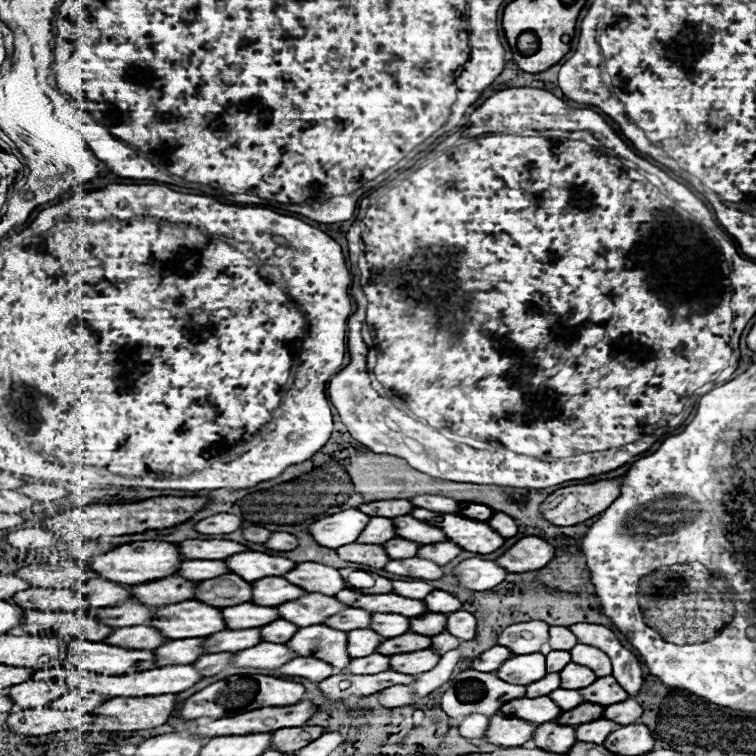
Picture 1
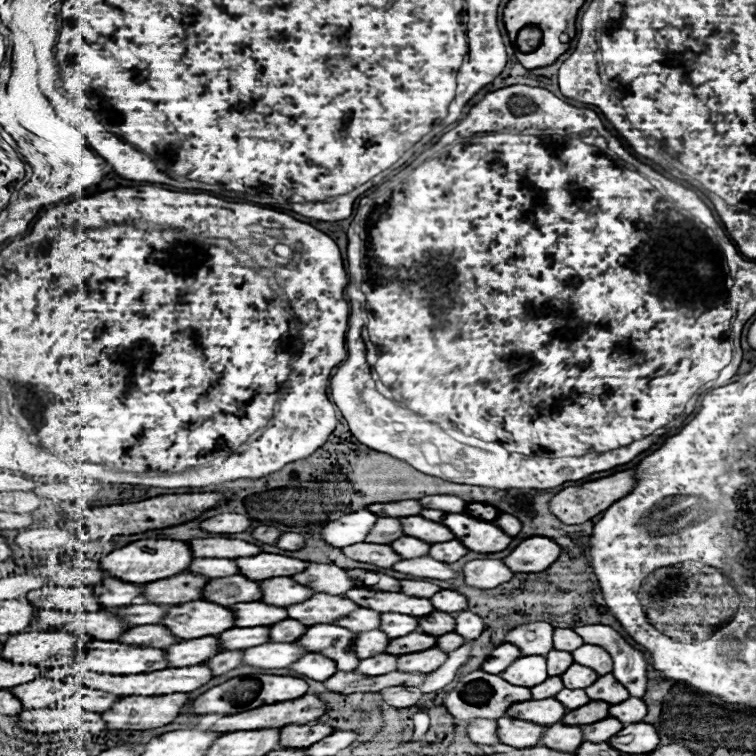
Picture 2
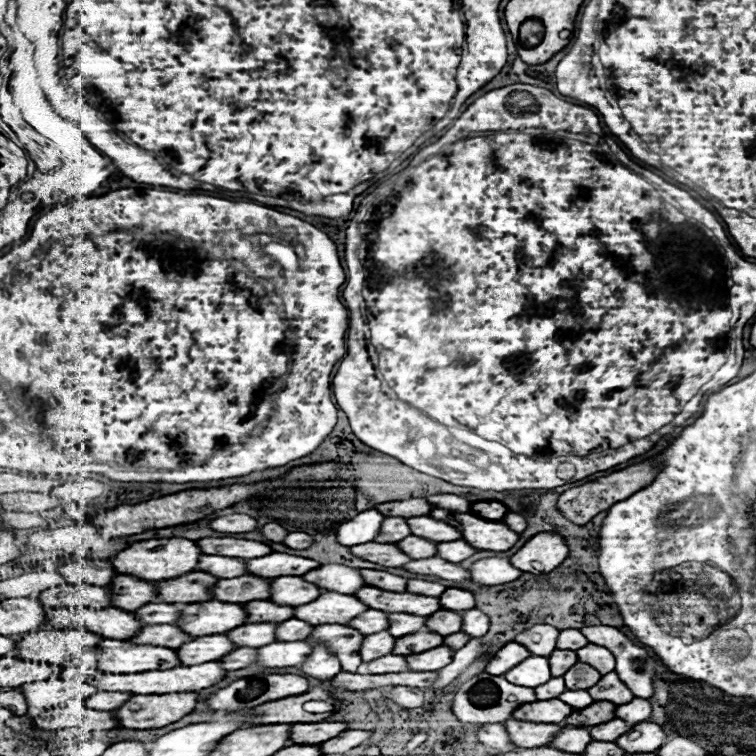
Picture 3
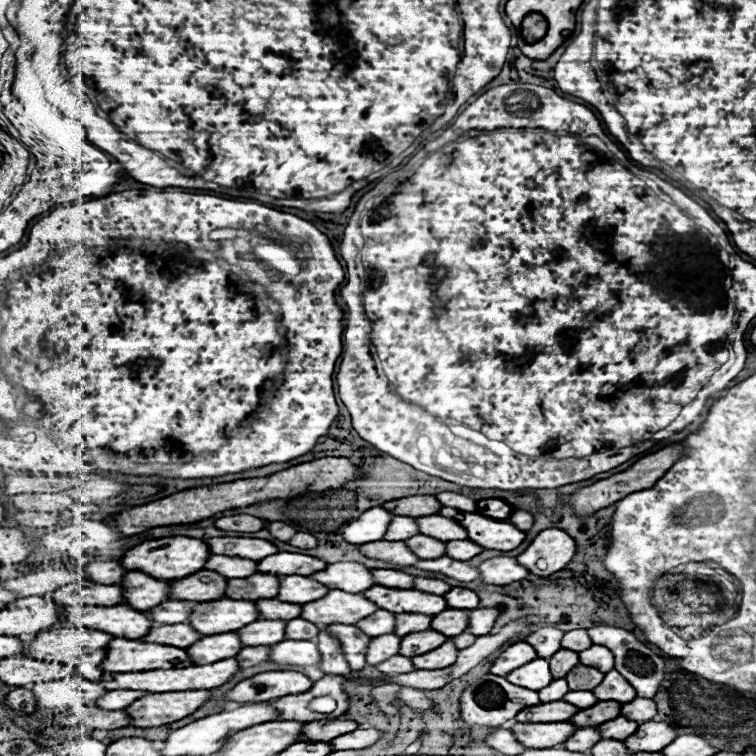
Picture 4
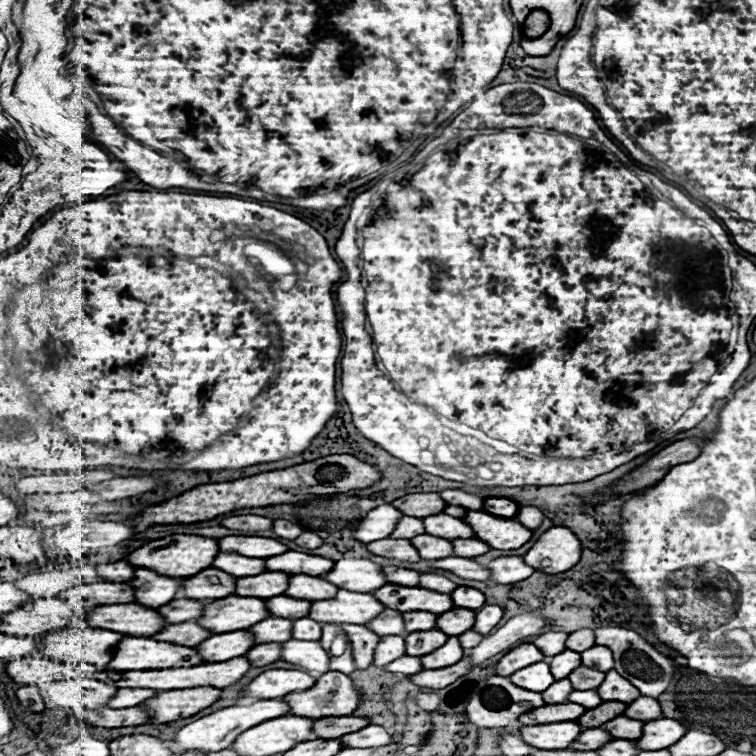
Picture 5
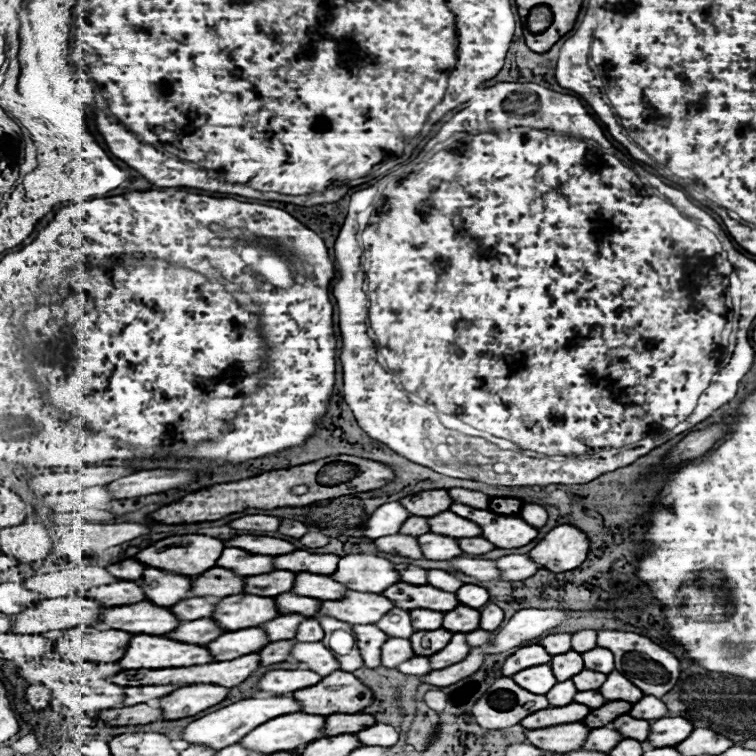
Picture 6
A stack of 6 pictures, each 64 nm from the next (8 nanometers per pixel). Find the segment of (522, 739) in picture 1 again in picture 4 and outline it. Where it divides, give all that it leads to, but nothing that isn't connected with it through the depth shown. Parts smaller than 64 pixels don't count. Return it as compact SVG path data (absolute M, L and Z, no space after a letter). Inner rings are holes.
M518 722L512 732L516 734L518 742L526 748L554 748L562 746L572 732L576 732L576 726L570 722L546 722L546 724L522 724Z

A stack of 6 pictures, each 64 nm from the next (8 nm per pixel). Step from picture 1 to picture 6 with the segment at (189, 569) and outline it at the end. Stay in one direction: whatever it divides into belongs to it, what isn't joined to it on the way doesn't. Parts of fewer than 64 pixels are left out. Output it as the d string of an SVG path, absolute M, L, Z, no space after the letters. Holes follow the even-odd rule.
M224 548L218 566L234 570L238 576L252 576L252 572L272 572L272 556L248 554L240 548Z

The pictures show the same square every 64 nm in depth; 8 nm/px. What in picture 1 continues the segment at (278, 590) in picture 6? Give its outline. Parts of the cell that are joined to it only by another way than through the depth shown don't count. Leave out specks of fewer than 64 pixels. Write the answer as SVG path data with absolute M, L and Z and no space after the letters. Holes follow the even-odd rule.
M224 574L212 580L204 580L196 586L196 600L210 606L232 606L252 600L252 584L236 574Z

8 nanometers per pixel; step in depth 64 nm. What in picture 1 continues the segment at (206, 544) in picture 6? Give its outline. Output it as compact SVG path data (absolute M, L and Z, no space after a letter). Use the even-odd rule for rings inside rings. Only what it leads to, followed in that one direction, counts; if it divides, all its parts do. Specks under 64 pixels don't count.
M144 540L144 542L132 542L132 544L118 546L102 556L94 556L88 560L88 566L94 572L98 572L100 578L106 578L106 580L112 580L118 584L136 586L136 584L144 584L144 582L152 582L152 580L160 580L160 578L176 574L176 568L182 562L184 562L184 558L182 558L178 544Z

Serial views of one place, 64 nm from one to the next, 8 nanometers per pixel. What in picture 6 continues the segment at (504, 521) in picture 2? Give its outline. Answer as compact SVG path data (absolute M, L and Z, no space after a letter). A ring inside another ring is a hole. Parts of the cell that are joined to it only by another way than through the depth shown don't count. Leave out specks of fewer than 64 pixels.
M524 504L522 510L520 510L520 516L522 516L528 524L532 524L532 526L536 526L536 528L542 528L542 526L546 524L546 520L548 520L548 512L546 512L546 508L540 506L540 504Z

